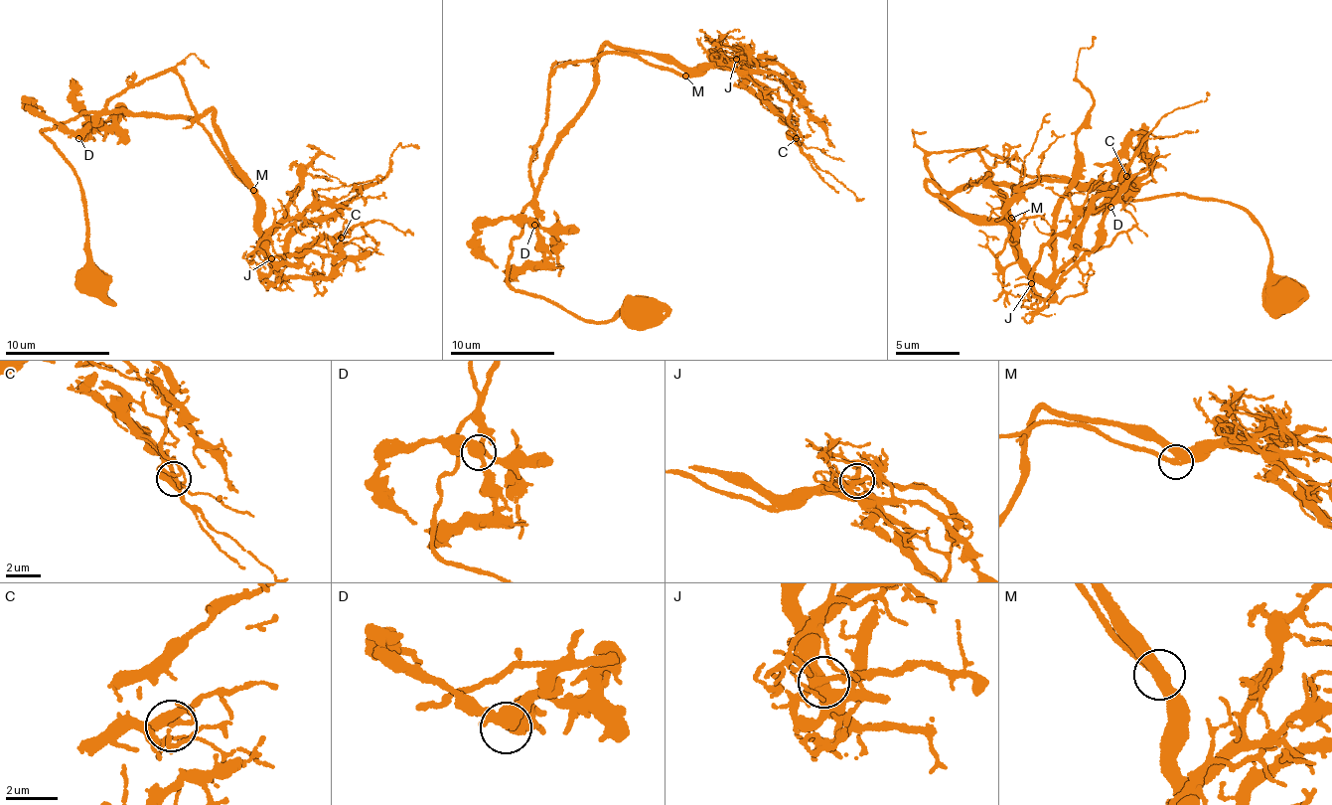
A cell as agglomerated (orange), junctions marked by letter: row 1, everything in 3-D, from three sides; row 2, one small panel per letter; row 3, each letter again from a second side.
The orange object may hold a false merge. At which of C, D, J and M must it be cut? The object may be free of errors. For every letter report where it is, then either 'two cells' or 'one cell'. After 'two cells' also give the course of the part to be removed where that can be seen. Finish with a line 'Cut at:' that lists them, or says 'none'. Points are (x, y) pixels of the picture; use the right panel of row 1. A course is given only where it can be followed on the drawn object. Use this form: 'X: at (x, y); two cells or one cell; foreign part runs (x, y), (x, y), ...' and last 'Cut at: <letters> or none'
C: at (1126, 176); one cell
D: at (1110, 207); one cell
J: at (1031, 283); one cell
M: at (1011, 218); one cell
Cut at: none

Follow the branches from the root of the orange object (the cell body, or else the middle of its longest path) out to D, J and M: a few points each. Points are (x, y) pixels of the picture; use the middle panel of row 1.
D: (590, 93), (583, 112), (560, 139), (537, 185), (537, 223), (534, 225)
J: (590, 93), (598, 58), (606, 53), (630, 55), (667, 71), (698, 71), (707, 63), (736, 59)
M: (590, 93), (598, 58), (606, 53), (630, 55), (685, 76)

